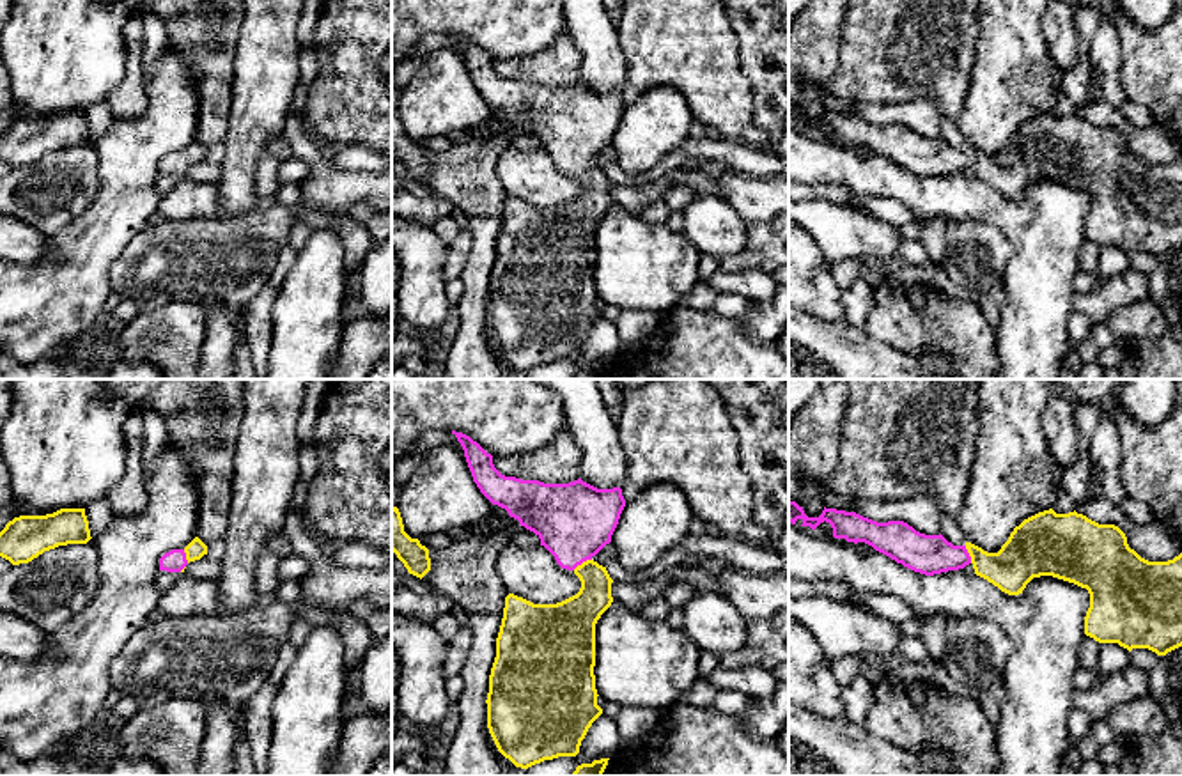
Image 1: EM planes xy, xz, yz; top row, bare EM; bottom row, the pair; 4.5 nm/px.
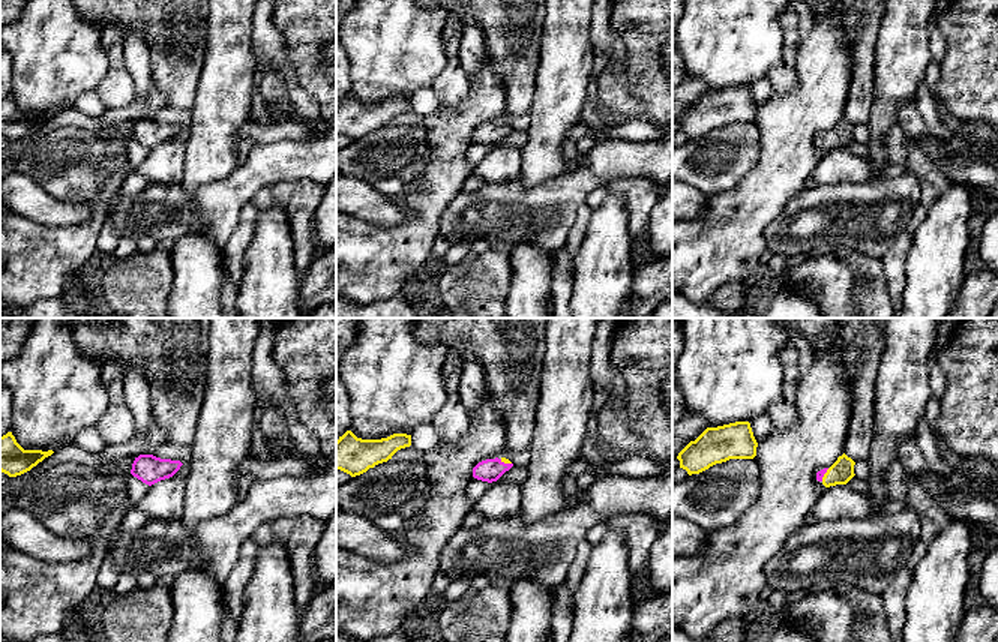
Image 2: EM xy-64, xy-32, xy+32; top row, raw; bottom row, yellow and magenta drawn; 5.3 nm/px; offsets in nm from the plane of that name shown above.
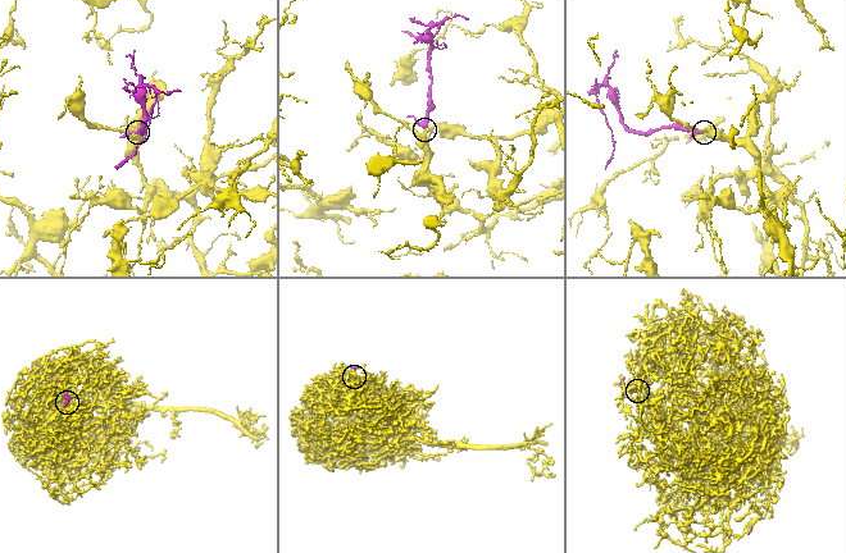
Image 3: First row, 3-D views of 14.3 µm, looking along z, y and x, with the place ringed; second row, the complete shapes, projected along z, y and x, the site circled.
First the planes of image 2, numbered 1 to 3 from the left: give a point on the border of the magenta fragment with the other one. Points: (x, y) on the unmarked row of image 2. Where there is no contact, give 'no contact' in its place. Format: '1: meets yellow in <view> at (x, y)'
1: no contact
2: meets yellow in xy-32 at (506, 126)
3: meets yellow in xy+32 at (824, 138)

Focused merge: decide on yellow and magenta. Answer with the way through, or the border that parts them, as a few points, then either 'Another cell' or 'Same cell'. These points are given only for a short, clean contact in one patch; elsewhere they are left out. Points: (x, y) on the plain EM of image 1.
Path across: xz (576, 218), (589, 206), (583, 165), (575, 156), (575, 124). Same cell

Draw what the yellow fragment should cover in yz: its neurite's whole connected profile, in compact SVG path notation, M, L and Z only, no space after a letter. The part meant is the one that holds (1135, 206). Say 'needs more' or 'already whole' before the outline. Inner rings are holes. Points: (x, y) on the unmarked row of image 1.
needs more; M789 105L789 126L796 128L797 122L803 124L801 129L810 129L812 133L826 124L831 128L835 142L845 142L854 147L865 145L897 167L925 179L959 174L971 167L976 179L987 182L1008 198L1023 197L1033 181L1053 179L1088 193L1090 211L1085 220L1085 237L1095 244L1118 246L1129 255L1132 252L1148 252L1157 259L1166 259L1168 255L1182 250L1182 156L1168 165L1148 165L1129 151L1127 140L1118 129L1099 128L1076 113L1069 117L1056 117L1049 112L1024 122L1014 131L1008 144L998 156L987 156L971 145L953 149L941 136L925 138L904 124L877 126L856 115L826 110L819 120L808 120L803 110L796 105Z

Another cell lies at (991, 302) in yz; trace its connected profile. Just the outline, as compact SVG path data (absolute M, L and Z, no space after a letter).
M998 283L991 291L985 291L984 294L980 294L976 303L980 310L985 314L985 317L989 319L989 324L992 326L992 330L996 330L1001 308L1005 305L1003 283Z

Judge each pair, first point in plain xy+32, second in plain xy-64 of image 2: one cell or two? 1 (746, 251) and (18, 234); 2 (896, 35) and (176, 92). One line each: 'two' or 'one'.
1: one
2: two

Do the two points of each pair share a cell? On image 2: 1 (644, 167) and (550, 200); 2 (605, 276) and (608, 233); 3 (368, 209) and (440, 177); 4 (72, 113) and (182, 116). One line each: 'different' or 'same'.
1: same
2: same
3: different
4: same

